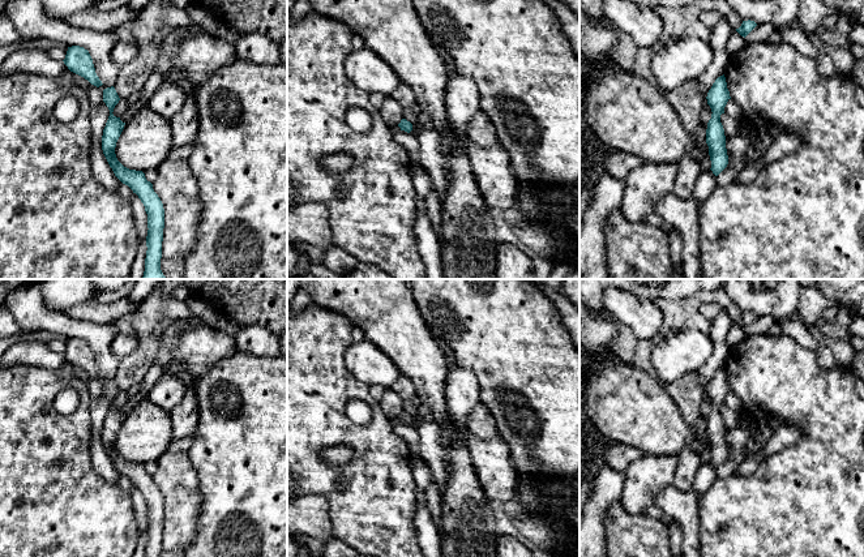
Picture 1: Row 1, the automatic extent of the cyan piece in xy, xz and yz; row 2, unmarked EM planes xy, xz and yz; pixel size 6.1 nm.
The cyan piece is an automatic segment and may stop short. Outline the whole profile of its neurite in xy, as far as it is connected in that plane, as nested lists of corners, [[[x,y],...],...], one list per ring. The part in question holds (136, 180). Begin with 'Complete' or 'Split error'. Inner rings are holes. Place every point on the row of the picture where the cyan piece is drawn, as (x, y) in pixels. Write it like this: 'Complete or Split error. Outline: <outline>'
Complete. Outline: [[[114,86],[103,90],[103,102],[110,110],[110,116],[103,129],[102,150],[112,168],[115,176],[133,193],[138,196],[147,214],[146,258],[142,279],[166,279],[161,270],[162,241],[164,228],[164,209],[161,198],[153,189],[153,184],[146,180],[142,171],[124,167],[116,158],[116,142],[124,129],[125,123],[112,112],[120,98]]]

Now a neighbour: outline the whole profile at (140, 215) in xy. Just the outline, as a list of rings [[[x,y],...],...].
[[[133,193],[132,198],[132,213],[136,223],[136,228],[138,231],[140,241],[142,241],[147,236],[147,214],[145,211],[145,206],[138,198],[136,193]]]

